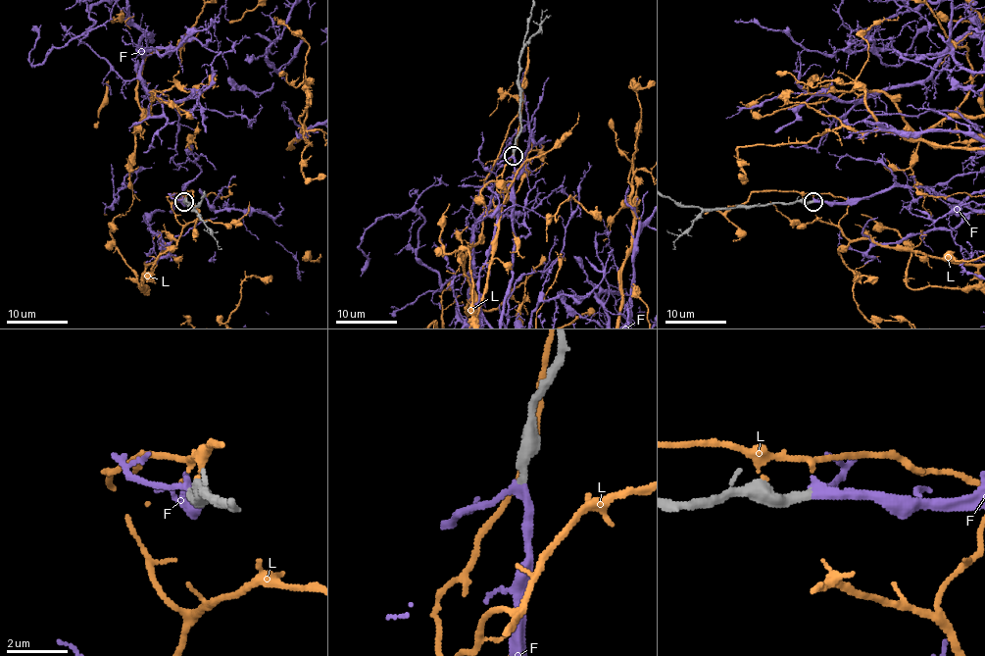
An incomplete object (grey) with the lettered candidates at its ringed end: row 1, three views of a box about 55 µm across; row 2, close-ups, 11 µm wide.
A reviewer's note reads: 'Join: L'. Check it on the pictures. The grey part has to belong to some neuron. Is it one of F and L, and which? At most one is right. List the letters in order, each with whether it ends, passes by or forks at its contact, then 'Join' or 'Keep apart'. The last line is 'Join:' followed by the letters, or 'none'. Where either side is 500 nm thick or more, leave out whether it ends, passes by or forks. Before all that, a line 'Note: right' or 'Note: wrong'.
Note: wrong
F: It passes by. Join
L: It passes by. Keep apart
Join: F

